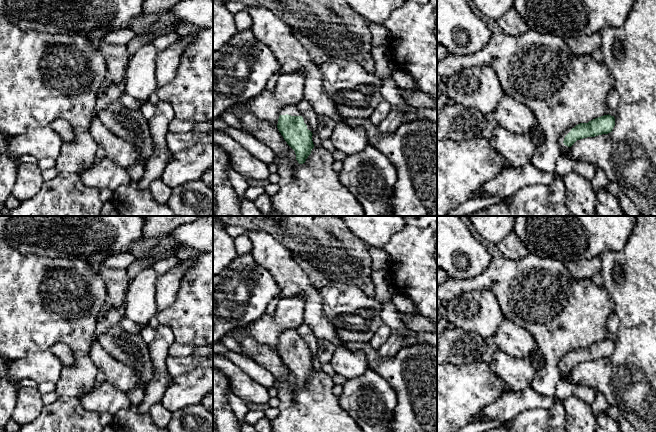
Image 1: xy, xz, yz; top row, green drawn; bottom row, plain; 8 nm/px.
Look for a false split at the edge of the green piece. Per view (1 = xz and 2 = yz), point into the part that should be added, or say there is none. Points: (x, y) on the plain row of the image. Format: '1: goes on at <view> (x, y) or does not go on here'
1: goes on at xz (292, 334)
2: goes on at yz (563, 371)

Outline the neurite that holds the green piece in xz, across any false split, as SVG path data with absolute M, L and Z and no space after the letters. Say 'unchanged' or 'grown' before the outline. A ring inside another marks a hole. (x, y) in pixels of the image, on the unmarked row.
grown; M287 329L279 336L277 352L287 368L295 375L299 388L305 387L314 368L311 350L296 329Z

